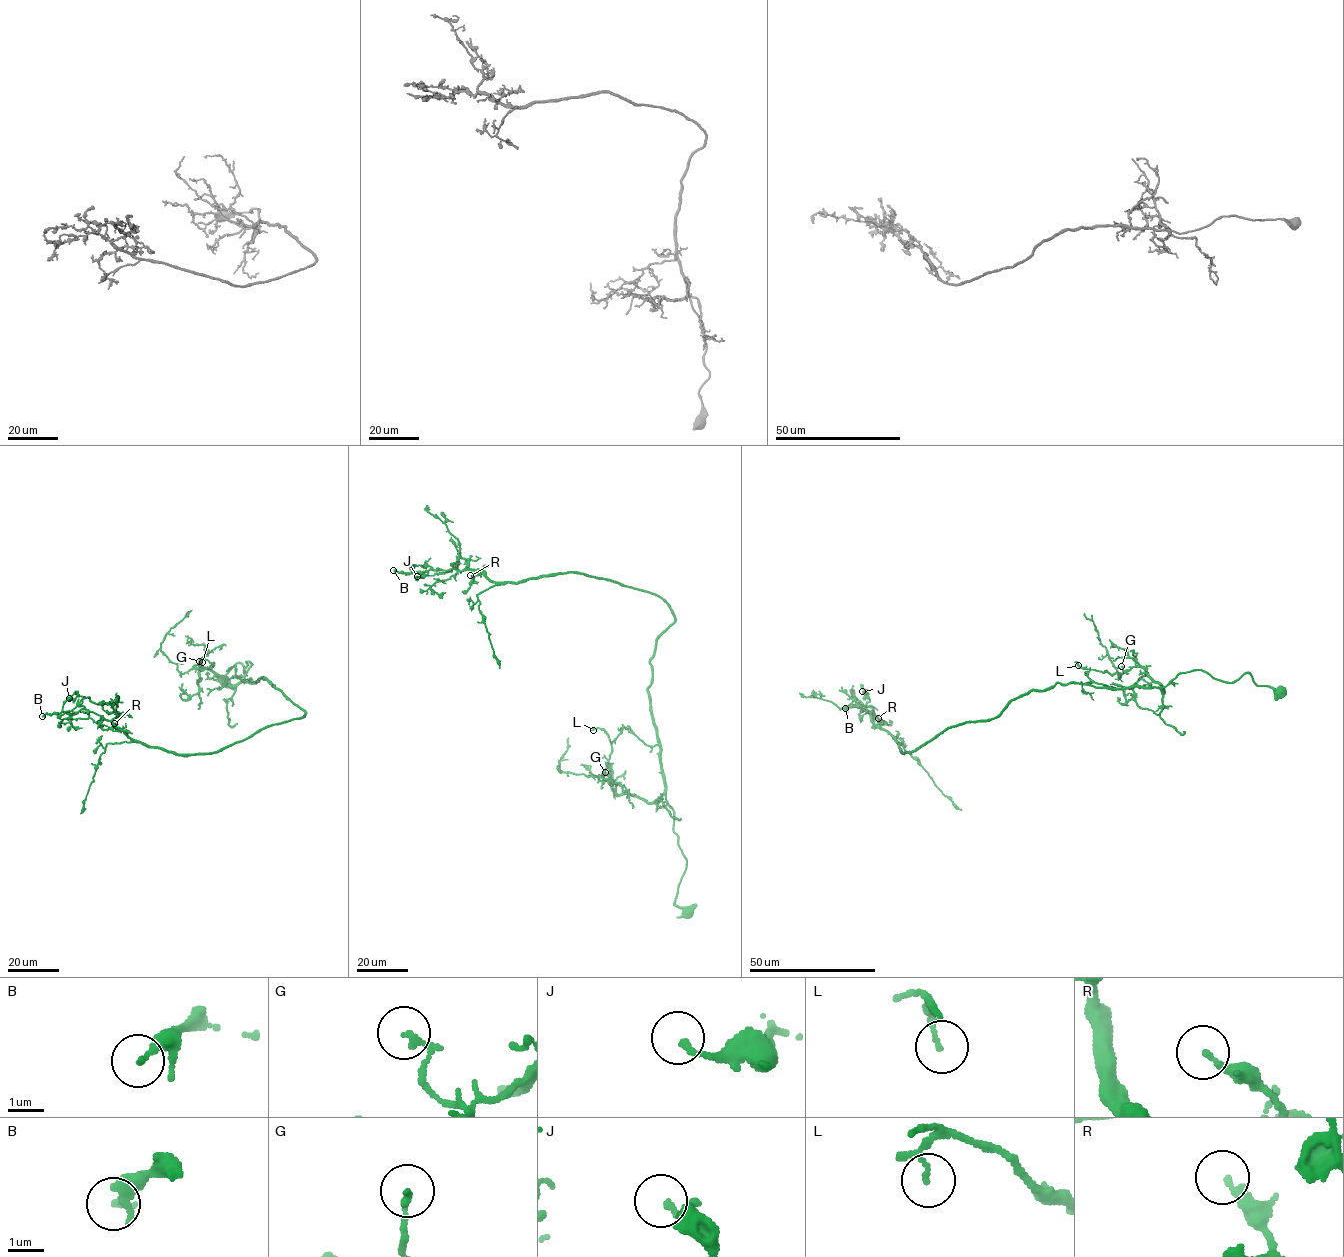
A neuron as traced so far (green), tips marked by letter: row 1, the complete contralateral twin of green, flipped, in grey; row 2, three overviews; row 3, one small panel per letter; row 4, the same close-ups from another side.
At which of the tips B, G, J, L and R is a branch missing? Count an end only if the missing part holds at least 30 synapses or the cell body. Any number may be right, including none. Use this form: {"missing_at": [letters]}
{"missing_at": []}

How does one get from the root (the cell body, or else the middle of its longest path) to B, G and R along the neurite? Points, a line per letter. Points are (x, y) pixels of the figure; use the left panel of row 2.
B: (224, 680), (251, 662), (244, 679), (266, 678), (305, 716), (176, 754), (84, 709), (42, 716)
G: (224, 680), (217, 676), (238, 663), (245, 673), (246, 661), (252, 664), (244, 680), (230, 685), (199, 661)
R: (224, 680), (251, 662), (244, 679), (266, 678), (305, 716), (206, 754), (145, 746), (114, 723)

